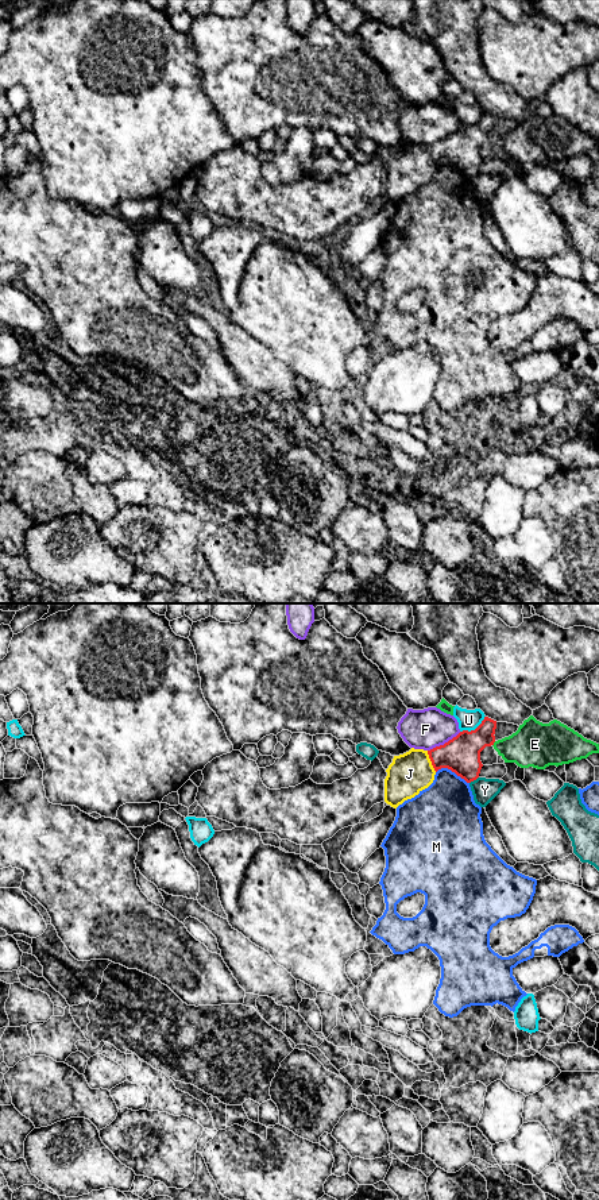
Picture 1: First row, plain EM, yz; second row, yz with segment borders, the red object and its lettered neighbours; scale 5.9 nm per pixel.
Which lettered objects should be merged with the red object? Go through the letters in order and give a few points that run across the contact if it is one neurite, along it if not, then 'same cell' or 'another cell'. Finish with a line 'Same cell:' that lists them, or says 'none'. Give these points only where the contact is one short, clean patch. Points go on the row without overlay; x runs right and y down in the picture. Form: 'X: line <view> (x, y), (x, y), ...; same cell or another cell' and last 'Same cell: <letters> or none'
E: another cell
F: another cell
J: line yz (462, 150), (440, 151), (431, 155), (409, 169); same cell
M: line yz (436, 166), (449, 164), (468, 178); another cell
U: another cell
Y: line yz (478, 172), (470, 178); another cell
Same cell: J

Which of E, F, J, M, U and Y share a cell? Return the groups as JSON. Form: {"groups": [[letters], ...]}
{"groups": [["E"], ["F"], ["J"], ["M"], ["U"], ["Y"]]}

